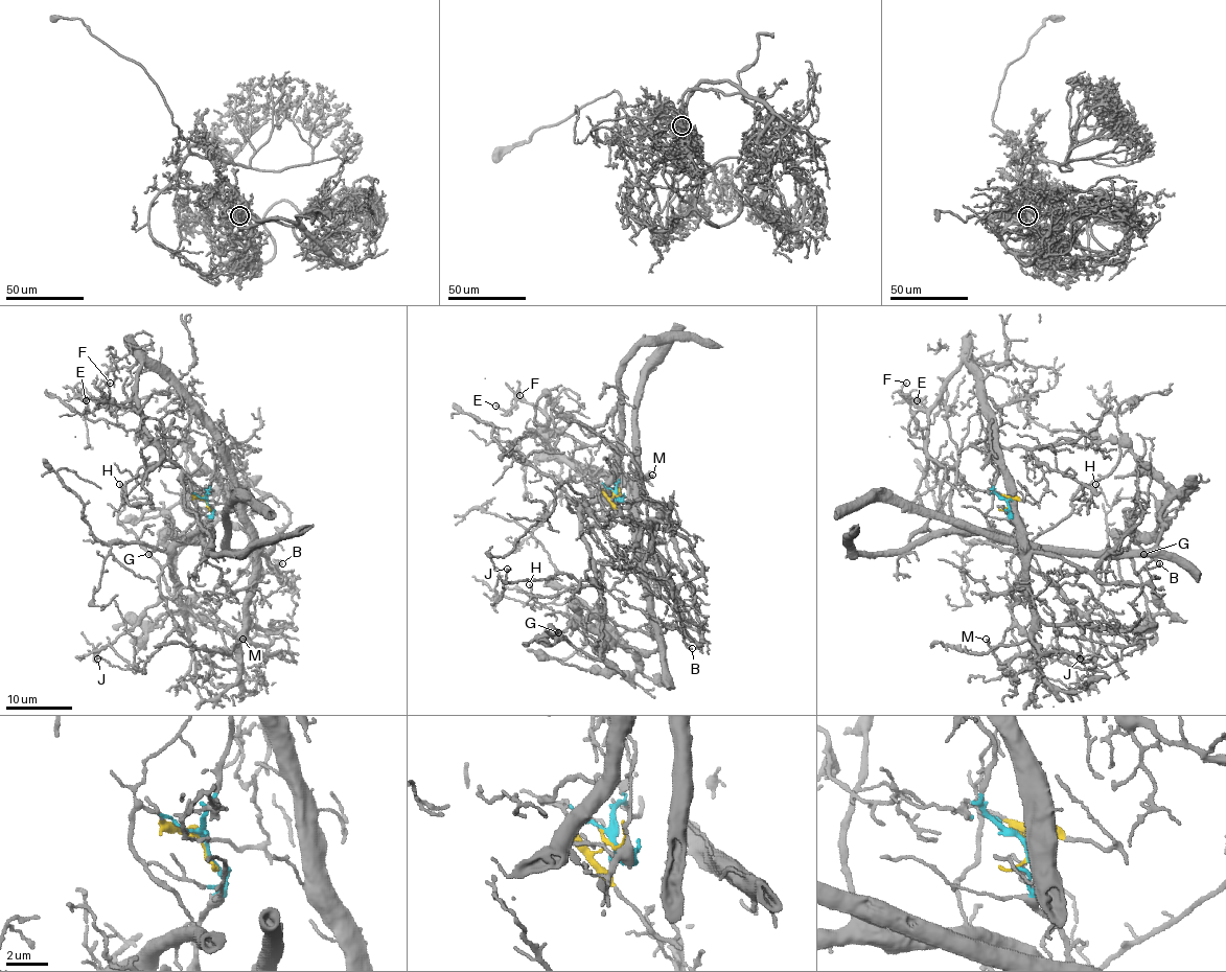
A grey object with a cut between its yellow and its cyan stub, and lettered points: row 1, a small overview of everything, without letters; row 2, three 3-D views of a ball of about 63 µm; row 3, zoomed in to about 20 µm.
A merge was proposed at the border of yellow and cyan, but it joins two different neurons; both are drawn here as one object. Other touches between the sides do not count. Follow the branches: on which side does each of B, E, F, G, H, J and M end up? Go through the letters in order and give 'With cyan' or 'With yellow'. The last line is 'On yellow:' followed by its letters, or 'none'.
B: With cyan
E: With cyan
F: With cyan
G: With yellow
H: With yellow
J: With yellow
M: With cyan
On yellow: G, H, J

